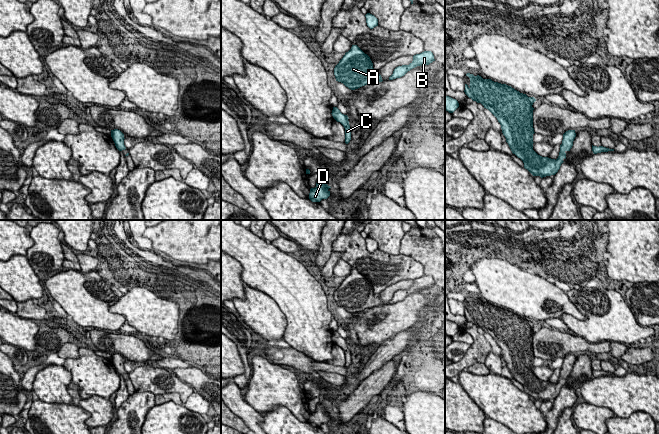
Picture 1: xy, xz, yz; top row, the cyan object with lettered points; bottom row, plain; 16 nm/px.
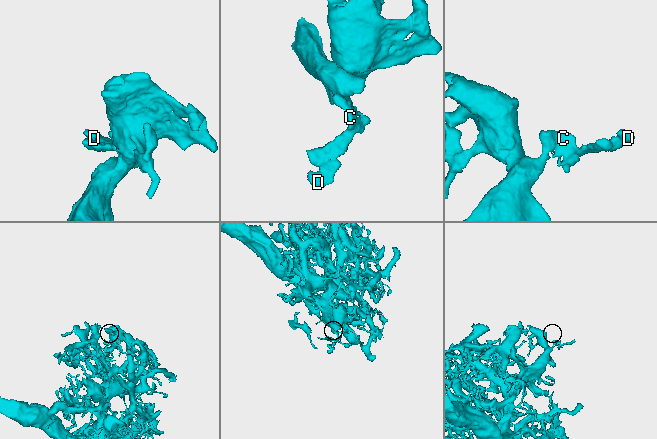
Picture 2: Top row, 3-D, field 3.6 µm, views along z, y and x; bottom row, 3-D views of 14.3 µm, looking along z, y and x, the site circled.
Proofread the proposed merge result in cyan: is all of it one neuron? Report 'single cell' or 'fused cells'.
single cell

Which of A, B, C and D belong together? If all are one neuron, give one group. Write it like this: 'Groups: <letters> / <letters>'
Groups: A B C D

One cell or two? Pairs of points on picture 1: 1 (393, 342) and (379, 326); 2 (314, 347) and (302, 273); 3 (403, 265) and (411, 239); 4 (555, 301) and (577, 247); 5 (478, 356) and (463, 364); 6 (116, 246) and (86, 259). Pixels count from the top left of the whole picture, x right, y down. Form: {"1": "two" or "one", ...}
{"1": "two", "2": "one", "3": "two", "4": "two", "5": "one", "6": "two"}

